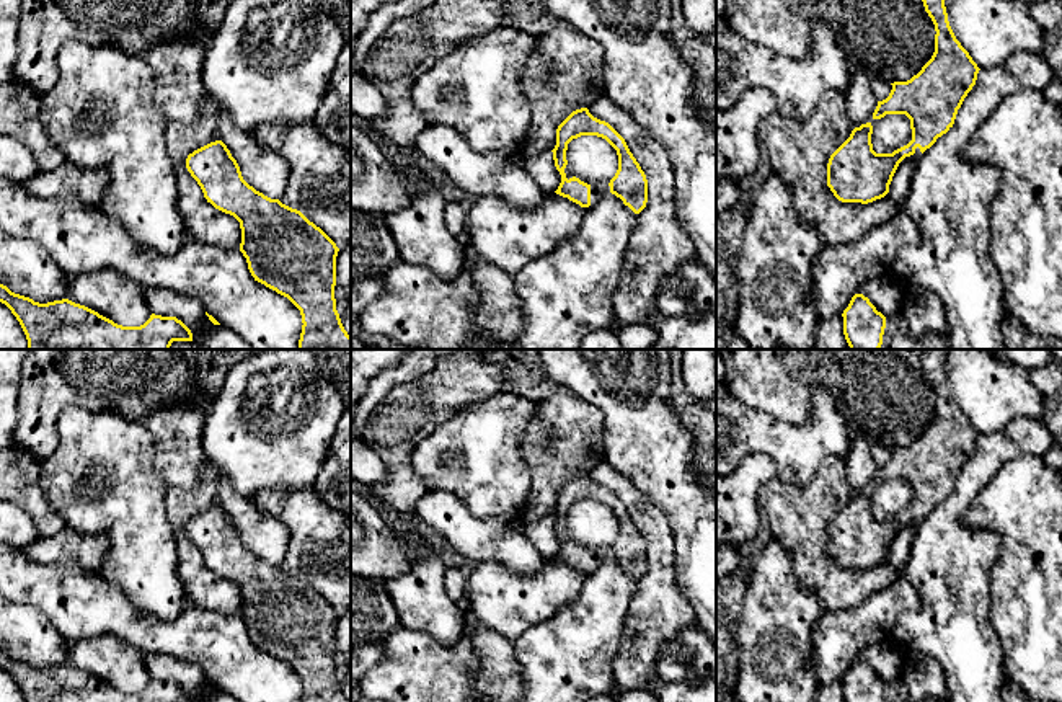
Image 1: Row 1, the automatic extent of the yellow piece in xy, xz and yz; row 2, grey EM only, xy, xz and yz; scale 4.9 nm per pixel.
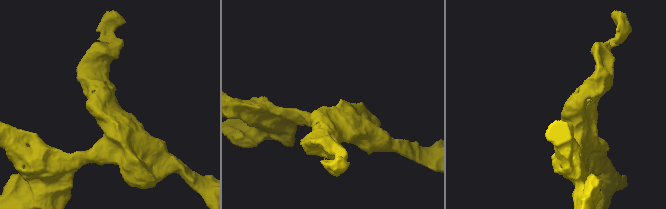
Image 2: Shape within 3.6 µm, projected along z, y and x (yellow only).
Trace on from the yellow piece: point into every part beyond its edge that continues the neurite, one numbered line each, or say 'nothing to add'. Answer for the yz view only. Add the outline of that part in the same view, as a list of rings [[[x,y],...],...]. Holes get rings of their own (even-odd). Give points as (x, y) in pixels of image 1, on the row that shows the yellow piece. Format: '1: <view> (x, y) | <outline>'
nothing to add

